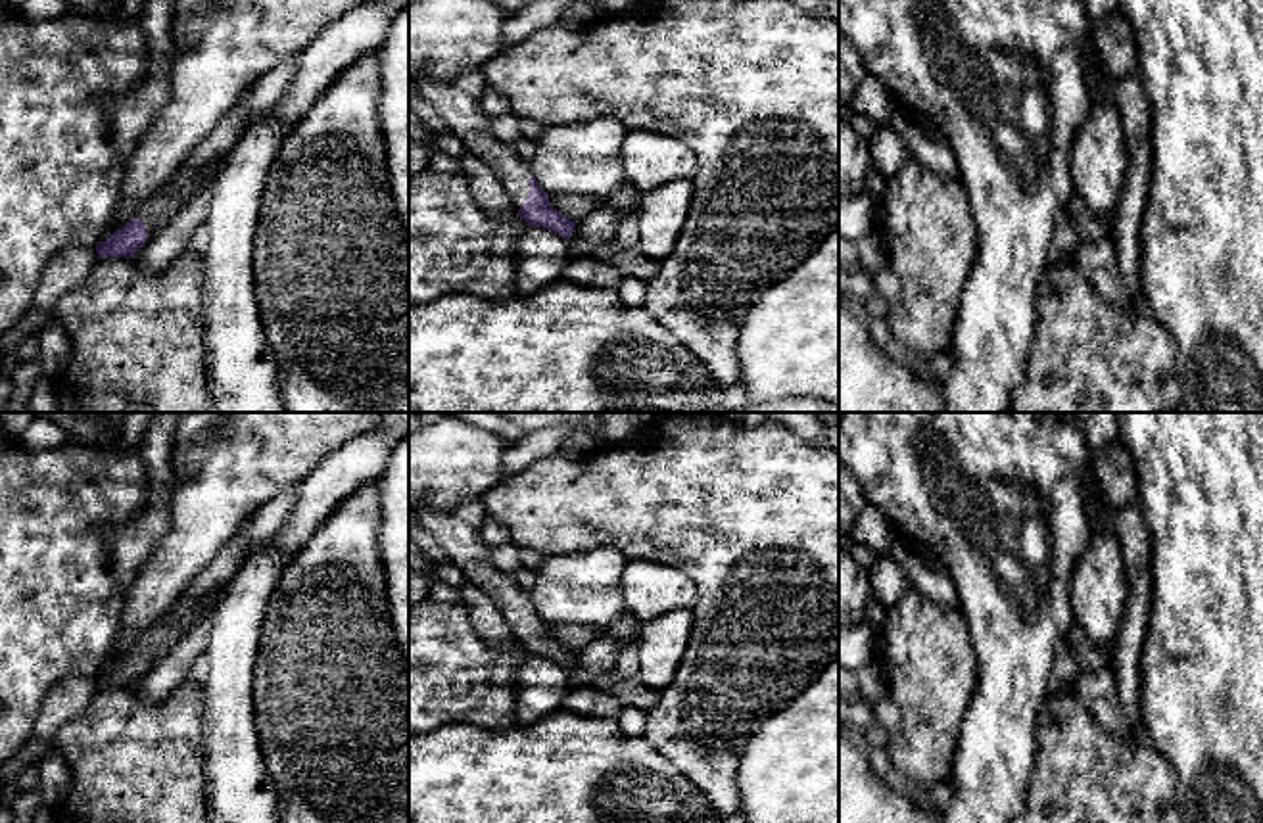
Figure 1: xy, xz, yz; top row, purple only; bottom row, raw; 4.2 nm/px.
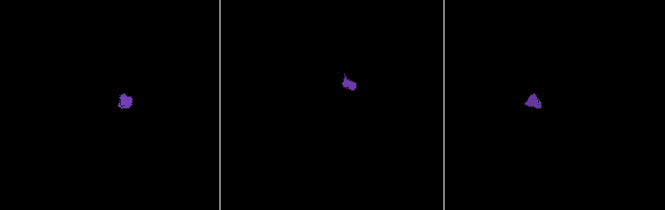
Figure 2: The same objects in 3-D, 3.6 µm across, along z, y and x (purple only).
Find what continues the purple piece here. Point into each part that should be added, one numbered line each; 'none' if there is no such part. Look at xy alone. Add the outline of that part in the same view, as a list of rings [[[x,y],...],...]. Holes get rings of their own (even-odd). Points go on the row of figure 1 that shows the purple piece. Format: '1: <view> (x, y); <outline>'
1: xy (158, 210); [[[225,155],[211,159],[202,171],[184,182],[179,188],[165,188],[155,196],[148,198],[148,201],[140,207],[138,219],[146,226],[146,240],[150,240],[157,230],[161,230],[171,217],[175,215],[177,207],[186,203],[192,192],[200,186],[203,175],[215,175],[221,167]]]

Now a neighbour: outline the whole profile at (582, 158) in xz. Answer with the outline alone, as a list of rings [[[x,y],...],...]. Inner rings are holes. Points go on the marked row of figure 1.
[[[610,115],[547,125],[530,171],[549,196],[591,196],[601,203],[628,184],[620,159],[628,132]]]

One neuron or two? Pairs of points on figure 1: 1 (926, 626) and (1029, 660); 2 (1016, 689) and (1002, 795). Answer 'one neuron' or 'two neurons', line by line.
1: two neurons
2: one neuron

